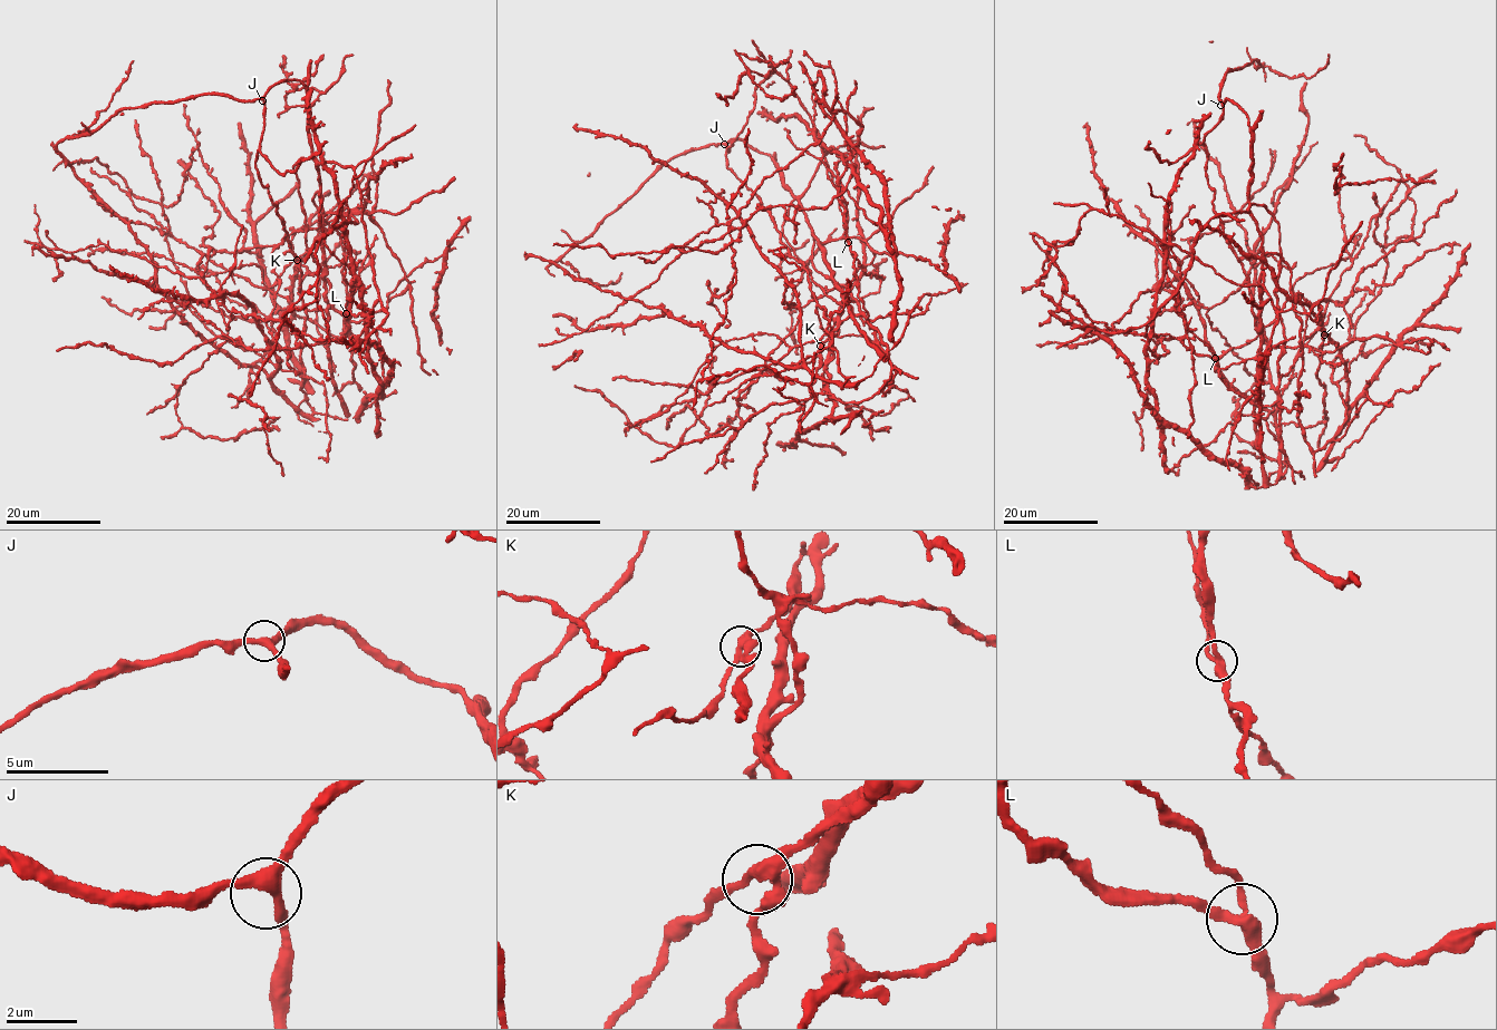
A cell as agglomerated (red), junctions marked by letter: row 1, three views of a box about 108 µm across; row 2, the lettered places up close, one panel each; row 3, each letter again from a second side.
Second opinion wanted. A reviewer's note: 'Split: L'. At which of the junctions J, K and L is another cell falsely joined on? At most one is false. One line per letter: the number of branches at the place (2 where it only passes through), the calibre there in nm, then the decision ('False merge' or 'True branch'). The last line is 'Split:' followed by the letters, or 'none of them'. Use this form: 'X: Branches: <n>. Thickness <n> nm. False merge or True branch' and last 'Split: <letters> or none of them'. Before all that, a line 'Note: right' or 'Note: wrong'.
Note: right
J: Branches: 3. Thickness 320 nm. True branch
K: Branches: 3. Thickness 320 nm. True branch
L: Branches: 3. Thickness 320 nm. False merge
Split: L

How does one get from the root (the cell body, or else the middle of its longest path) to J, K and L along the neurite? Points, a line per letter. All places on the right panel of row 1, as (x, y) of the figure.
J: (1264, 287), (1262, 233), (1248, 209), (1252, 128), (1240, 107), (1228, 99), (1220, 105)
K: (1264, 287), (1280, 311), (1290, 309), (1294, 300), (1311, 307), (1315, 318), (1322, 321), (1324, 334)
L: (1264, 287), (1232, 283), (1171, 245), (1182, 281), (1178, 290), (1179, 313), (1188, 330), (1209, 348), (1215, 358)

